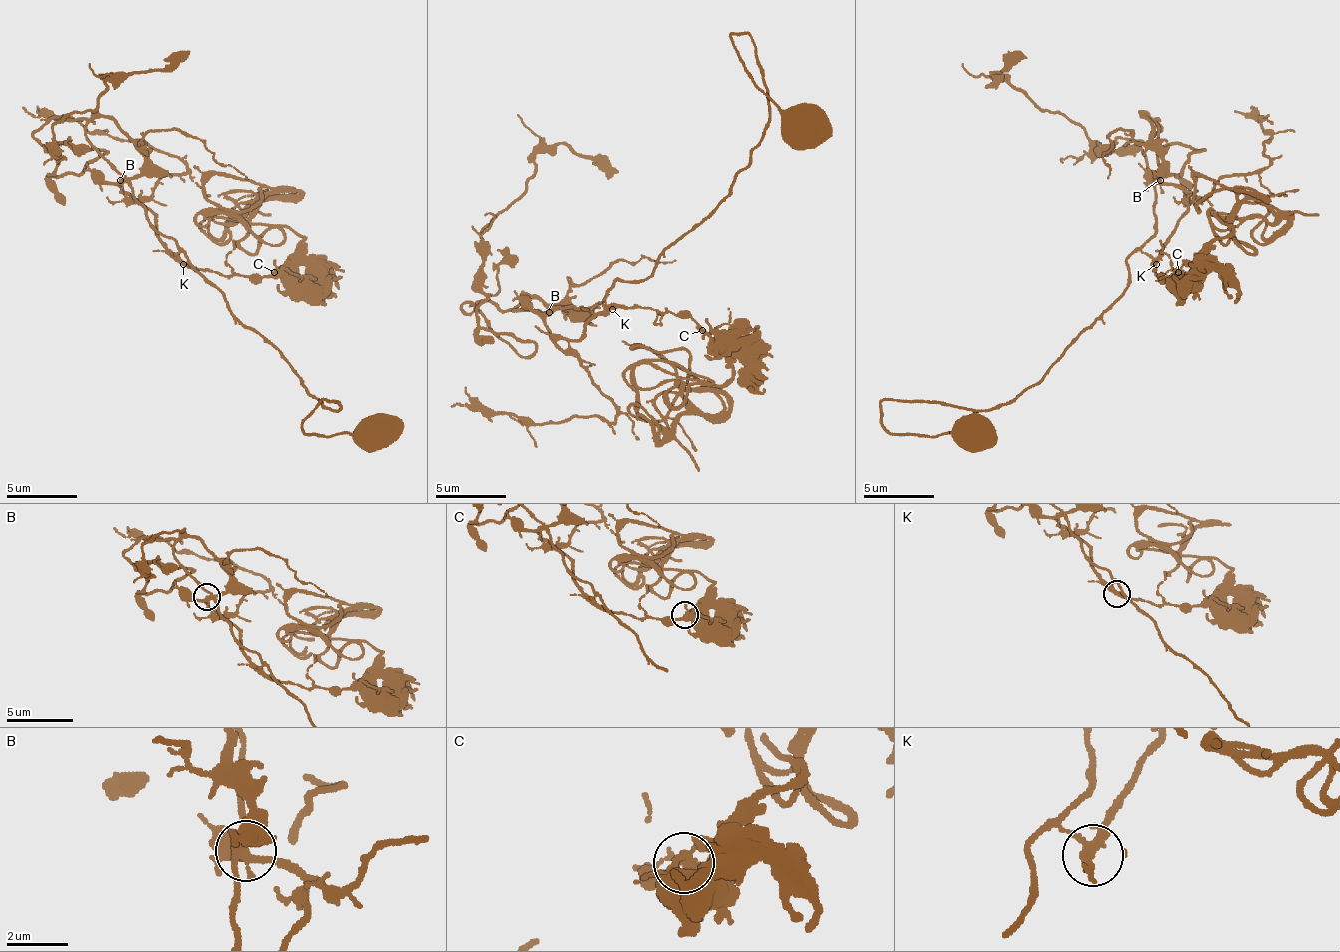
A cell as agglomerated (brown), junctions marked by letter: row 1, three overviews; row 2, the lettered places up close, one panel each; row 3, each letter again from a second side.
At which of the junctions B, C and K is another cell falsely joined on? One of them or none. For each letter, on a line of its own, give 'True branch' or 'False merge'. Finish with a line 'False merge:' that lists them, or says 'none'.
B: True branch
C: False merge
K: True branch
False merge: C

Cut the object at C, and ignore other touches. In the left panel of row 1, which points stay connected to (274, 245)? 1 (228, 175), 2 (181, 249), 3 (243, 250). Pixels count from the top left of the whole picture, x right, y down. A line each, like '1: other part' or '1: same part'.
1: same part
2: other part
3: same part

